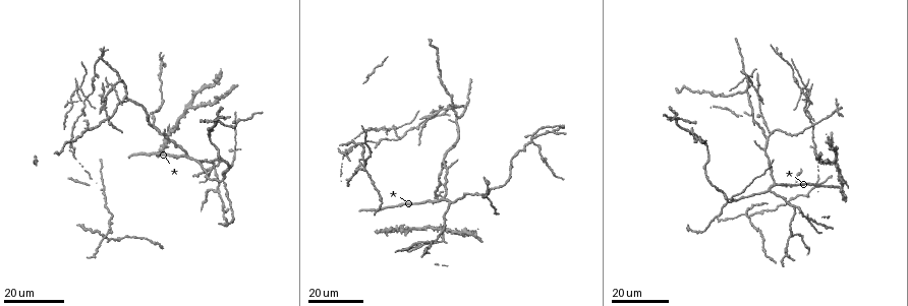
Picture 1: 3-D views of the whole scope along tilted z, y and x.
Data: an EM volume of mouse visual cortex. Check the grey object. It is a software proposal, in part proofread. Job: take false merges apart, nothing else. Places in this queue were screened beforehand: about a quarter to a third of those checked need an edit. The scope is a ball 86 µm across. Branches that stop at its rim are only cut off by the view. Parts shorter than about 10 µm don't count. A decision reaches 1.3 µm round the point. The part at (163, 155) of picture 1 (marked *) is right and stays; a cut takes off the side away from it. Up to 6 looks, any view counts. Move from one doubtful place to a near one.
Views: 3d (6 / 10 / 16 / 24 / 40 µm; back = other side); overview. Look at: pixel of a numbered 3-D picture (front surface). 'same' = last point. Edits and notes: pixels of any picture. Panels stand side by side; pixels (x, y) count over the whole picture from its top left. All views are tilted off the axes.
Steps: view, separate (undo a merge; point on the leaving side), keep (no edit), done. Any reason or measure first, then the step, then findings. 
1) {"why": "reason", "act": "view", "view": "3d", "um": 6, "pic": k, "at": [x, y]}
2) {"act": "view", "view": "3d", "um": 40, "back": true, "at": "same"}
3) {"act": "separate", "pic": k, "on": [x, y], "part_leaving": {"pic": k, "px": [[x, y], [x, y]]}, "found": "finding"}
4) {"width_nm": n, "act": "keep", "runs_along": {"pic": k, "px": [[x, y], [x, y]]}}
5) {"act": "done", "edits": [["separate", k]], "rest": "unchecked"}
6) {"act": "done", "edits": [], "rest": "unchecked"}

{"why": "arms part here", "act": "view", "view": "3d", "um": 24, "pic": 1, "at": [442, 232]}

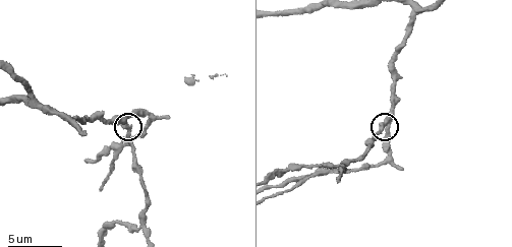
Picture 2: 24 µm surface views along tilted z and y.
{"act": "view", "view": "3d", "um": 6, "pic": 2, "at": [381, 125]}

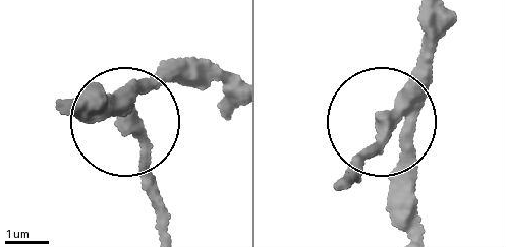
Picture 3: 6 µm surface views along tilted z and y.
{"arms": 3, "act": "keep", "runs_along": {"pic": 3, "px": [[434, 17], [415, 88], [386, 120], [400, 139], [400, 217]]}, "found": "one neuron here"}

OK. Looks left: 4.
{"why": "three arms meet", "act": "view", "view": "3d", "um": 24, "pic": 1, "at": [533, 140]}

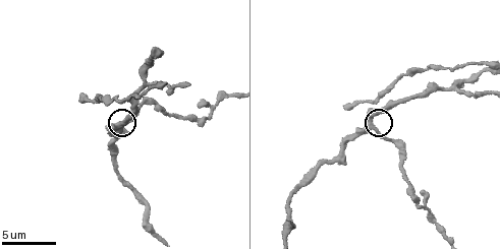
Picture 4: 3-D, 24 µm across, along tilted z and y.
{"act": "view", "view": "3d", "um": 10, "pic": 4, "at": [370, 123]}

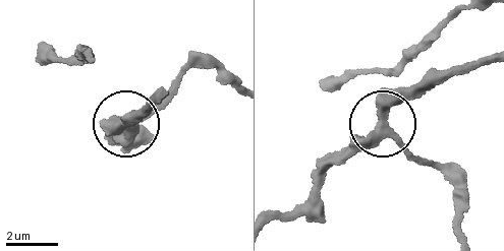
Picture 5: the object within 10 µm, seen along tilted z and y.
{"arms": 3, "act": "keep", "runs_along": {"pic": 5, "px": [[273, 221], [298, 206], [321, 173], [440, 73]]}, "found": "all the same neuron"}

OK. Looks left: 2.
{"why": "three-way junction", "act": "view", "view": "3d", "um": 16, "pic": 1, "at": [456, 116]}

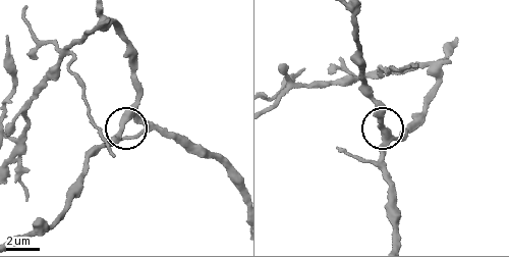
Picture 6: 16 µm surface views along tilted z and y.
{"act": "view", "view": "3d", "um": 10, "pic": 6, "at": [126, 111]}

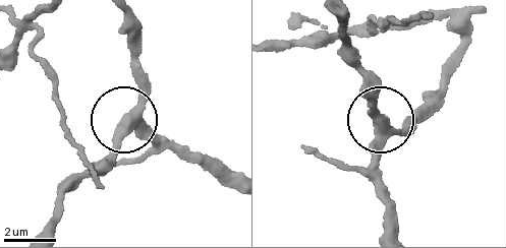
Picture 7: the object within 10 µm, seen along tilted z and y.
{"act": "keep", "runs_along": {"pic": 7, "px": [[231, 181], [125, 123], [116, 129], [100, 173]]}, "found": "continuous, no second neuron"}

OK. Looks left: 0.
{"act": "done", "edits": [], "rest": "unchecked"}

